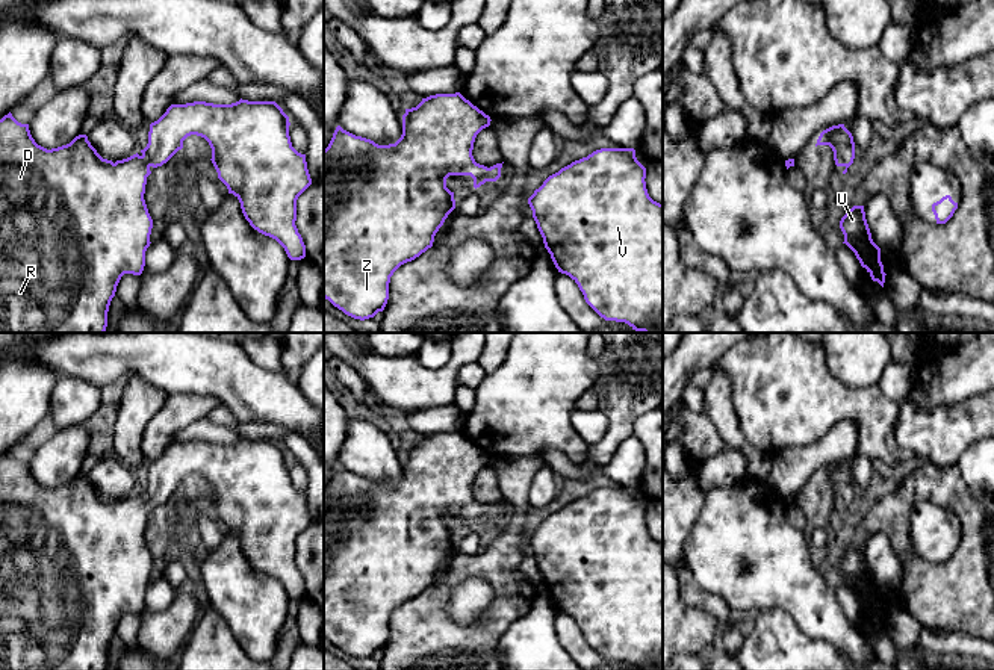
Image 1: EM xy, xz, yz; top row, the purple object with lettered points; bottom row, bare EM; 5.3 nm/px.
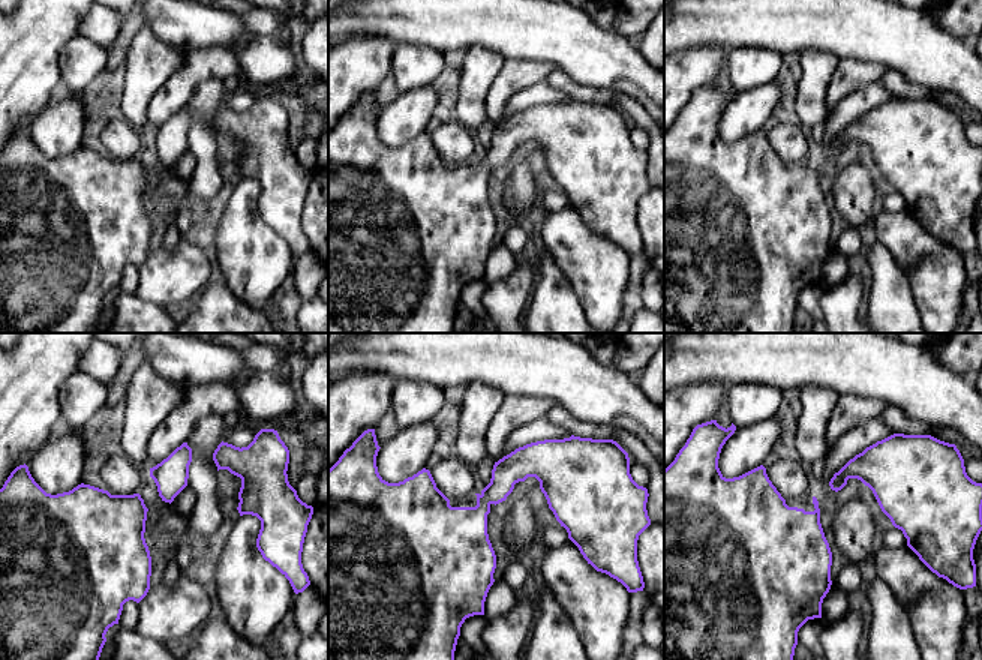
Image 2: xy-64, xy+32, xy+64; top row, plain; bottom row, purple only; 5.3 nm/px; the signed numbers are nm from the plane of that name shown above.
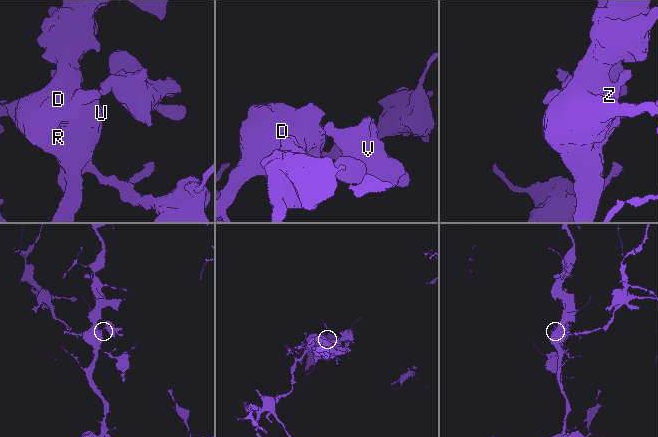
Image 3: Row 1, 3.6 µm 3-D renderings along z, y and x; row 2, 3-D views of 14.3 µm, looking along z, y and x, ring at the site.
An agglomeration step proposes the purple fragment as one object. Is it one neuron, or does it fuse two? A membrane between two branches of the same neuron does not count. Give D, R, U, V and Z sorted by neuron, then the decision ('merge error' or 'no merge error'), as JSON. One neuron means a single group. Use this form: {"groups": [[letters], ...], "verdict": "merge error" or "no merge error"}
{"groups": [["D", "R", "U", "V", "Z"]], "verdict": "no merge error"}

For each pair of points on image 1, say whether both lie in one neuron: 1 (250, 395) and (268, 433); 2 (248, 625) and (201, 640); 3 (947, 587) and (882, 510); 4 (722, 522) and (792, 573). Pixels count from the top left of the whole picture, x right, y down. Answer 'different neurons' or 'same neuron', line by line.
1: different neurons
2: different neurons
3: same neuron
4: same neuron

